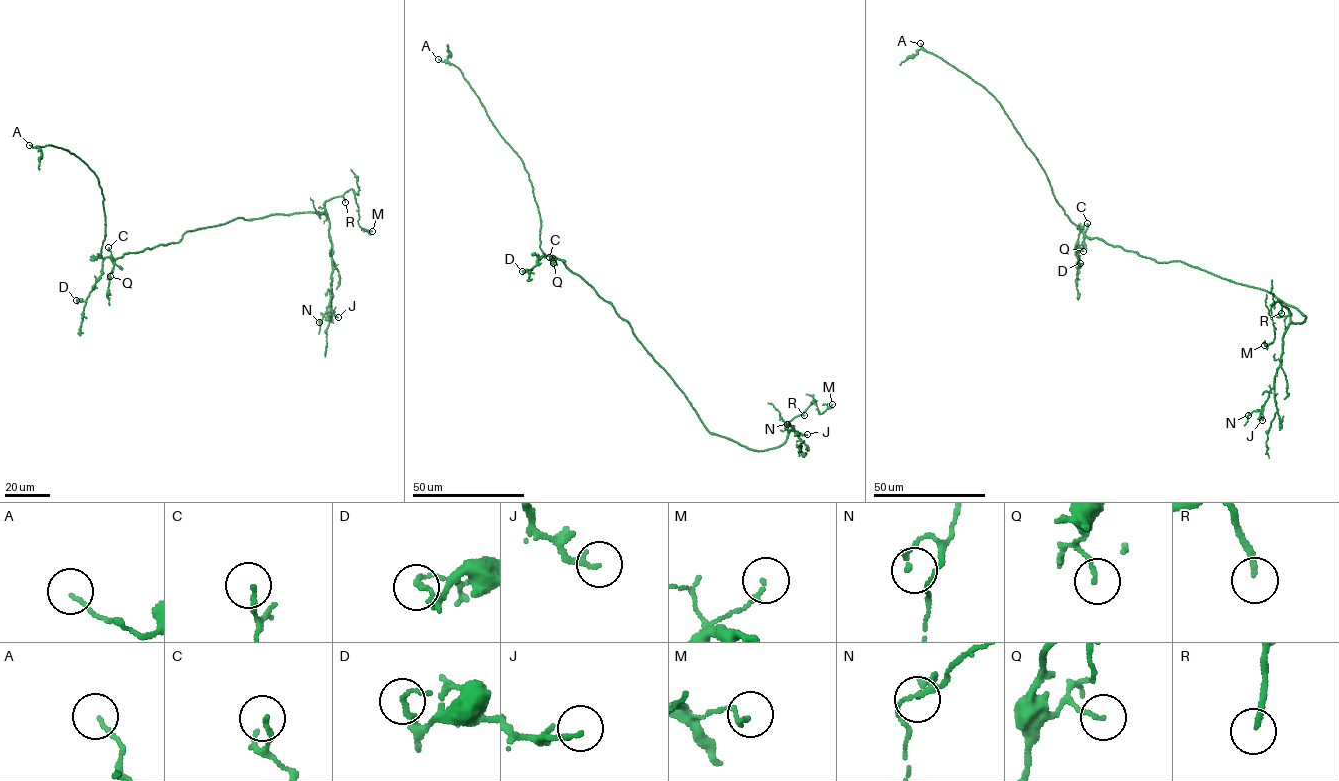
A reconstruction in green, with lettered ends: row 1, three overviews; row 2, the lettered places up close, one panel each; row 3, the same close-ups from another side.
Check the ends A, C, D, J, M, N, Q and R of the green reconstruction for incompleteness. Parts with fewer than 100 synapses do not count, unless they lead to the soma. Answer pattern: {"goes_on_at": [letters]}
{"goes_on_at": ["R"]}

